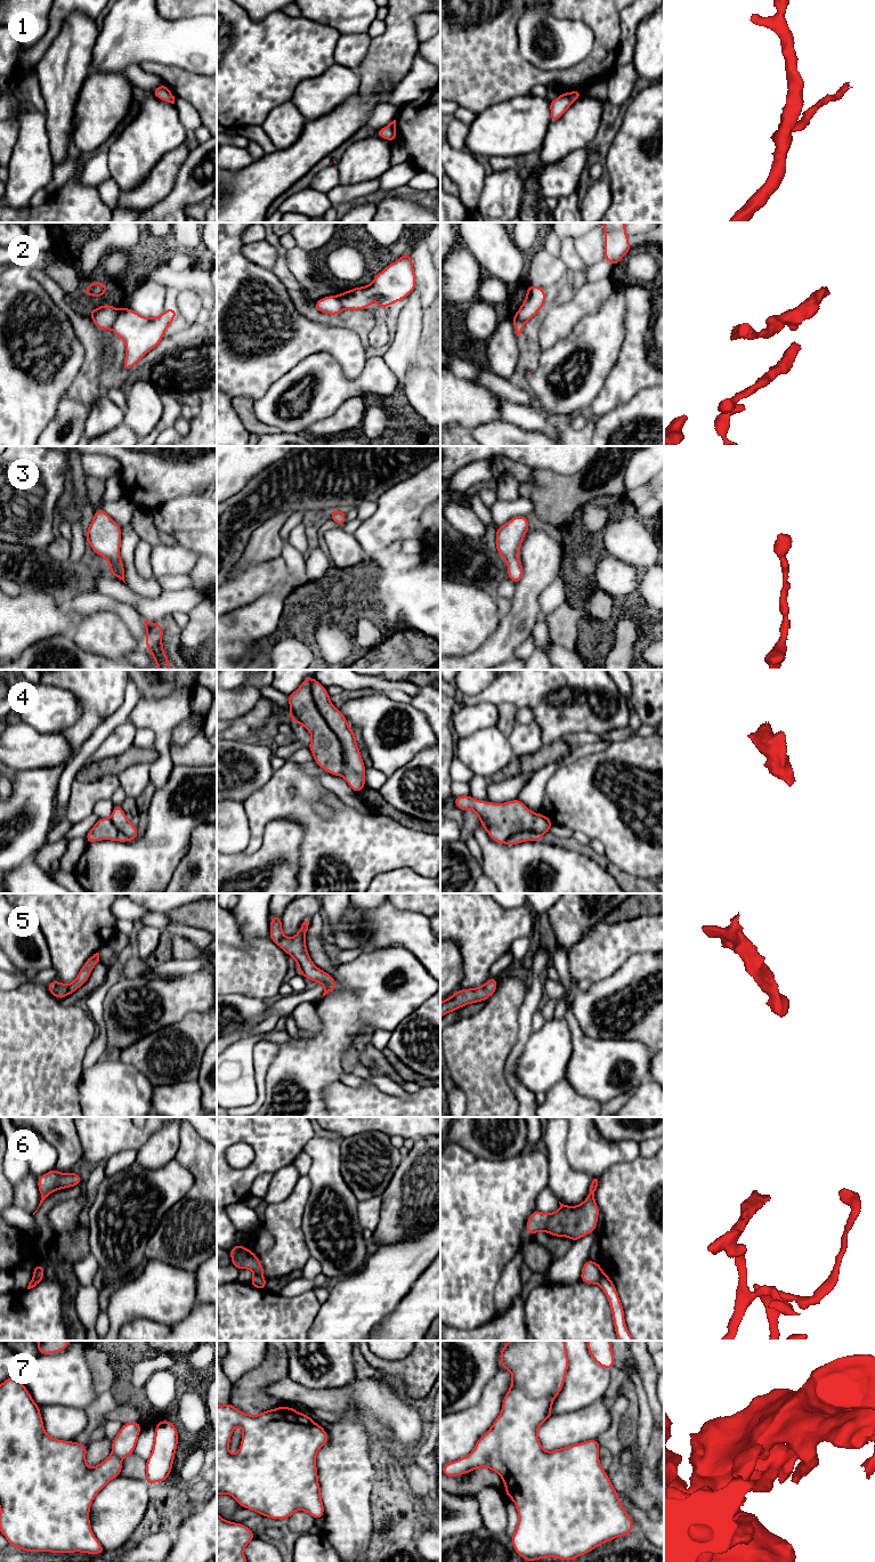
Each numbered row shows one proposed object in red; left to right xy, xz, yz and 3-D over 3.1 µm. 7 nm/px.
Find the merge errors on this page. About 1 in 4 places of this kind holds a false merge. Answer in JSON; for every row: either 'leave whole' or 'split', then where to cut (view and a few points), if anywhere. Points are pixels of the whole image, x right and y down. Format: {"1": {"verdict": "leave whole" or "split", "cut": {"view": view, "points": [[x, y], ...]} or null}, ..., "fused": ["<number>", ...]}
{"1": {"verdict": "leave whole", "cut": null}, "2": {"verdict": "split", "cut": {"view": "xy", "points": [[120, 310], [111, 328]]}}, "3": {"verdict": "leave whole", "cut": null}, "4": {"verdict": "split", "cut": {"view": "xz", "points": [[312, 678], [310, 694], [314, 704], [342, 749], [342, 774]]}}, "5": {"verdict": "leave whole", "cut": null}, "6": {"verdict": "split", "cut": {"view": "yz", "points": [[604, 1272], [597, 1283]]}}, "7": {"verdict": "leave whole", "cut": null}, "fused": ["2", "4", "6"]}

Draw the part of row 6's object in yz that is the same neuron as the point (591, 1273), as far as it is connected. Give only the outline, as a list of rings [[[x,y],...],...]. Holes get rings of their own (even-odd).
[[[589,1260],[583,1264],[580,1280],[594,1285],[599,1282],[603,1273],[603,1270],[596,1261]]]

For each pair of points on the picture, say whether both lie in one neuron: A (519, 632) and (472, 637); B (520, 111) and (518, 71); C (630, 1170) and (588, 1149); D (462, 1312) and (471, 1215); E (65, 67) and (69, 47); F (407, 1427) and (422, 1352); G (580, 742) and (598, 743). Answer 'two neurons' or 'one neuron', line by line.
A: two neurons
B: two neurons
C: two neurons
D: one neuron
E: one neuron
F: two neurons
G: one neuron

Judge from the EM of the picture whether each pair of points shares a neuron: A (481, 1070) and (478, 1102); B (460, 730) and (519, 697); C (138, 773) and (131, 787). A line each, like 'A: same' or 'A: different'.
A: same
B: different
C: same

